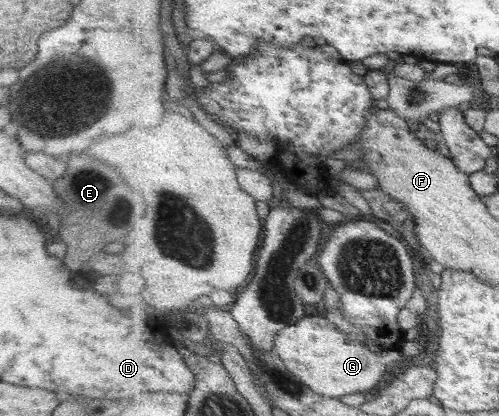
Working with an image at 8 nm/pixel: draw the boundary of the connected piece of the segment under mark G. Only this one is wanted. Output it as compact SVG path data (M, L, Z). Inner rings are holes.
M305 317L301 322L285 328L276 337L275 352L287 363L287 367L299 375L317 393L341 398L350 393L367 394L383 379L389 379L393 367L404 358L402 351L382 351L380 356L363 344L351 341L339 331L337 324L329 323L325 317Z

